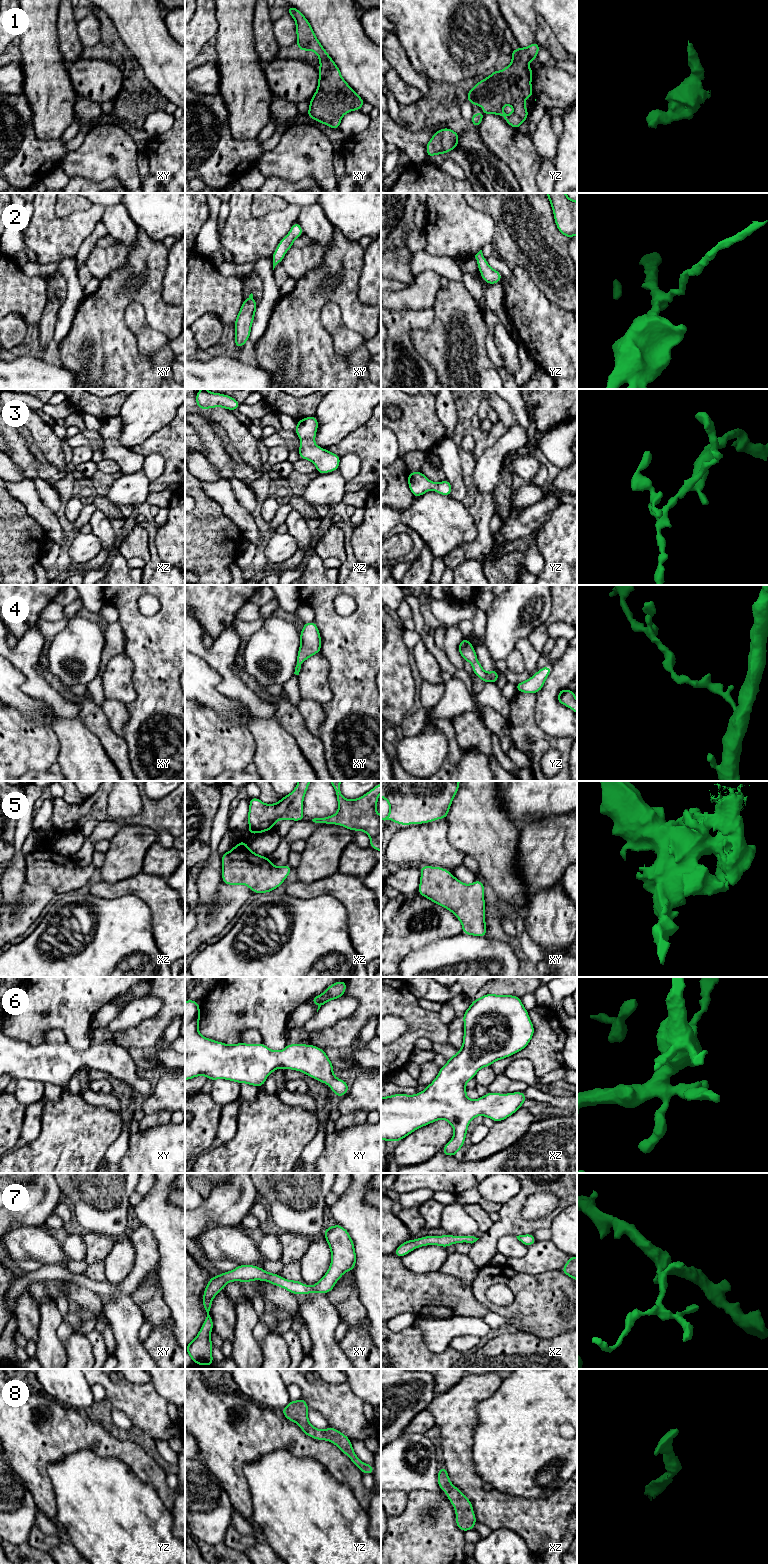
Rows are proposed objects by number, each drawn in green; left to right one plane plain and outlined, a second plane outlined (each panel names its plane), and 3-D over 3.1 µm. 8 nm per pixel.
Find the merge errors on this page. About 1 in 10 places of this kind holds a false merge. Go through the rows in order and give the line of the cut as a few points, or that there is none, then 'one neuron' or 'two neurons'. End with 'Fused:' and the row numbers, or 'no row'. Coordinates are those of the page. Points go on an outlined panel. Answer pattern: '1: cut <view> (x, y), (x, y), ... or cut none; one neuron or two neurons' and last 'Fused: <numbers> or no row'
1: cut none; one neuron
2: cut none; one neuron
3: cut none; one neuron
4: cut none; one neuron
5: cut none; one neuron
6: cut none; one neuron
7: cut none; one neuron
8: cut none; one neuron
Fused: no row

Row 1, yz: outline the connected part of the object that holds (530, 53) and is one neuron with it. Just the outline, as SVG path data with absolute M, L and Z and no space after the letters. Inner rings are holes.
M534 41L529 47L512 50L512 63L501 71L477 82L467 92L467 101L472 105L480 105L485 114L502 116L515 129L527 119L529 111L525 106L525 98L534 96L531 79L534 73L527 65L536 59L540 46ZM534 96L535 97L535 96ZM509 104L513 107L512 115L506 115L502 106Z

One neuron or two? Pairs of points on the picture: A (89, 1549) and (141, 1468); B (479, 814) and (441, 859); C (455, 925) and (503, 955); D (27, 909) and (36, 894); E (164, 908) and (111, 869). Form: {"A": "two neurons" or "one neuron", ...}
{"A": "two neurons", "B": "two neurons", "C": "two neurons", "D": "one neuron", "E": "two neurons"}

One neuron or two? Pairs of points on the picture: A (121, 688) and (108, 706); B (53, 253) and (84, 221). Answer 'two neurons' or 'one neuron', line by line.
A: two neurons
B: one neuron

